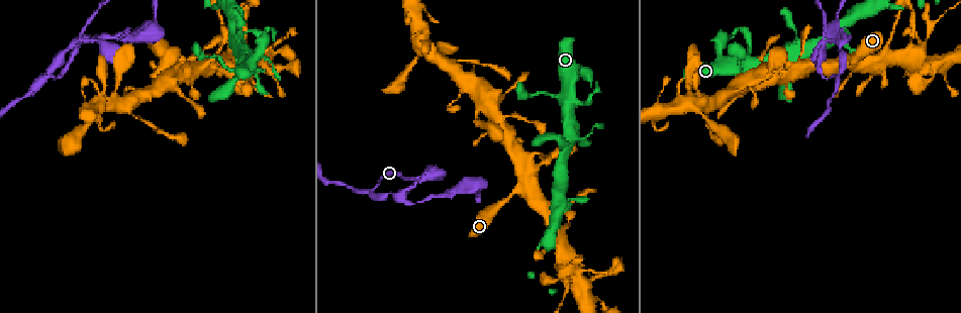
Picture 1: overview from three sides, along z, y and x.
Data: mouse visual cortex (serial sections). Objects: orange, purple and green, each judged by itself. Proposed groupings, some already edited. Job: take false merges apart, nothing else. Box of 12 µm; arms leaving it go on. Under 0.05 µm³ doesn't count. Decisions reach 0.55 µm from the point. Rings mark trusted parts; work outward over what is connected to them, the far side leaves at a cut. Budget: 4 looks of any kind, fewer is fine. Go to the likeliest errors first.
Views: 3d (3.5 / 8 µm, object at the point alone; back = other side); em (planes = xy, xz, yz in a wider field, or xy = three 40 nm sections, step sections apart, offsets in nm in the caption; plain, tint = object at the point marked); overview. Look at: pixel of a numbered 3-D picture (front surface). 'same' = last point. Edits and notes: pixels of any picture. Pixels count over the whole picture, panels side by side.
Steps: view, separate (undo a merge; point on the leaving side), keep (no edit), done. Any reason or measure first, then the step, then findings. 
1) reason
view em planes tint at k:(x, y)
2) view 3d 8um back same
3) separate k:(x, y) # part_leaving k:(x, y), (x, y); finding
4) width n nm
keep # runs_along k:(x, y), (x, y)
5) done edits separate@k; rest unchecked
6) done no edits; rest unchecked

two arms in line, one across
view 3d 3.5um at 1:(374, 196)

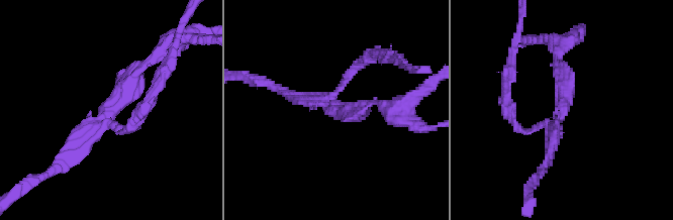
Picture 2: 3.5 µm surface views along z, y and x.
now the EM
view em xy step 3 tint at 2:(109, 112)

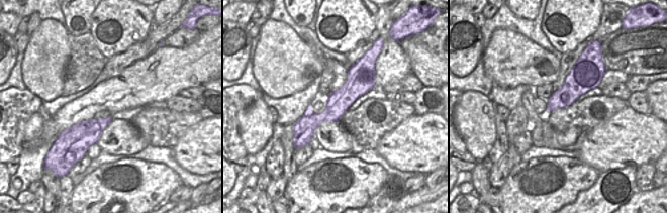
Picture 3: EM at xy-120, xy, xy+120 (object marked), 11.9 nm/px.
arm_widths 150, 200, 200 nm
separate 2:(78, 137) # part_leaving 2:(117, 127), (108, 108), (146, 62); a second cell is stuck on

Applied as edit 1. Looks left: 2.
small branch off a trunk
view 3d 3.5um at 1:(567, 272)

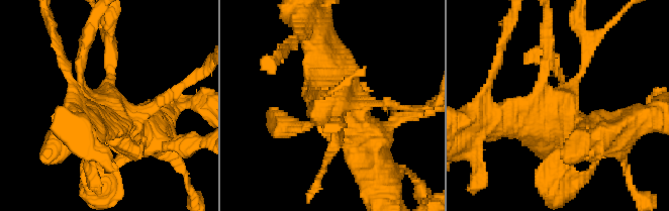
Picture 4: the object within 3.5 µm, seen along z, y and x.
shape alone is not enough
view em planes tint at 4:(325, 105)

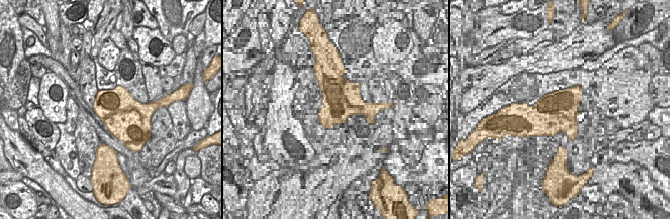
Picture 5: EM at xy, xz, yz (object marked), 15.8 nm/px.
keep # runs_along 4:(320, 51), (377, 166); continuous, no second cell

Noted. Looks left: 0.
done edits separate@2; rest unchecked

